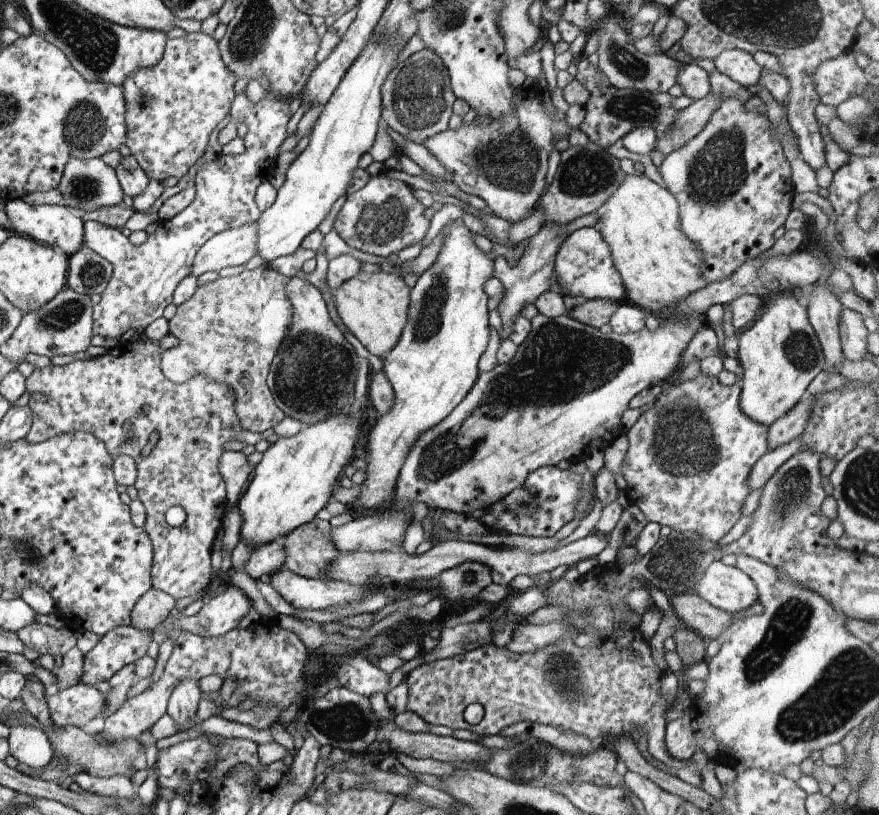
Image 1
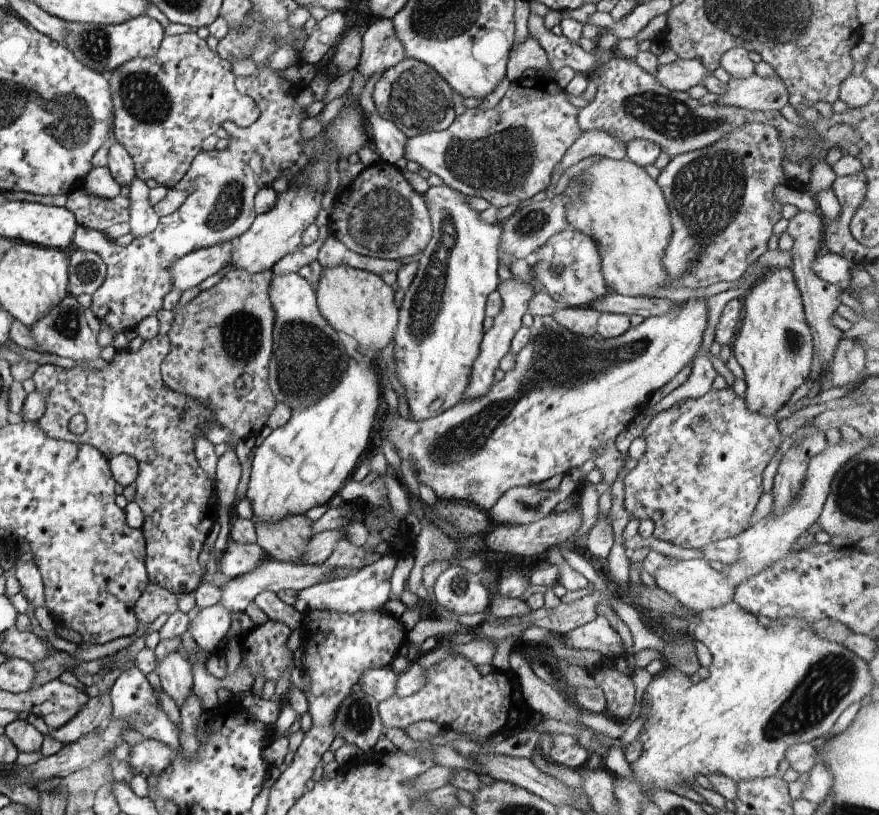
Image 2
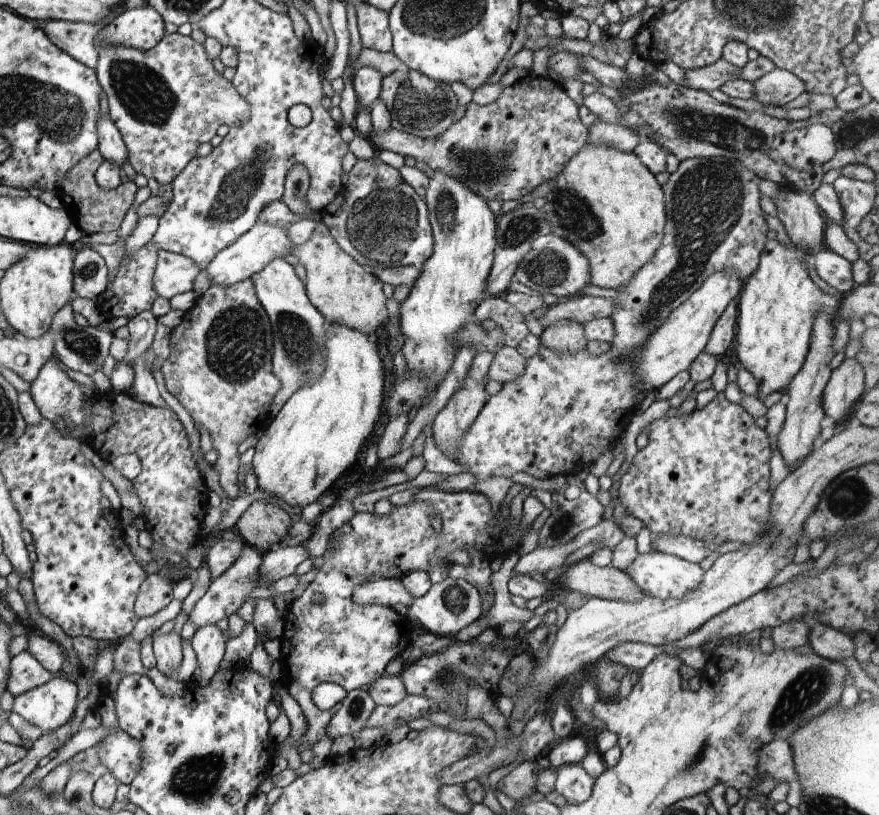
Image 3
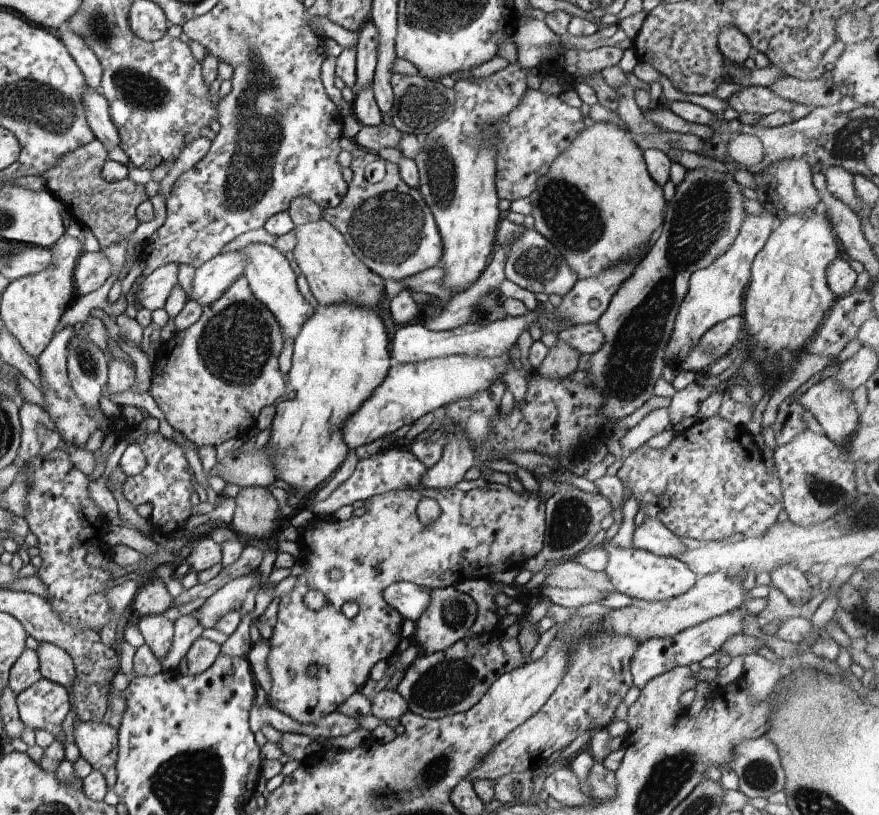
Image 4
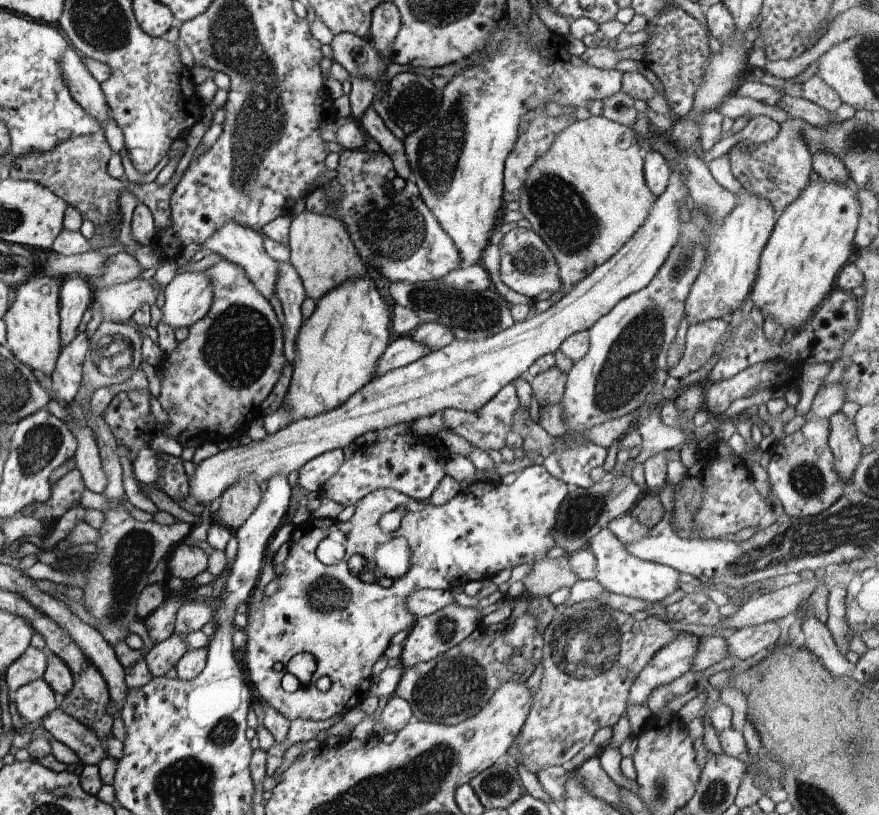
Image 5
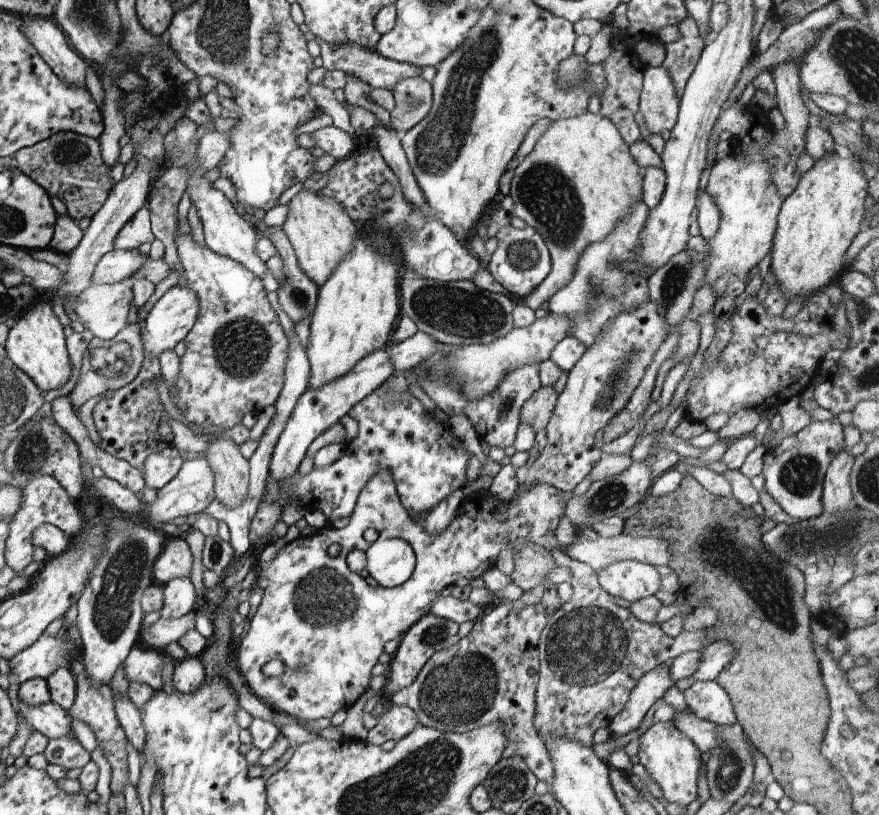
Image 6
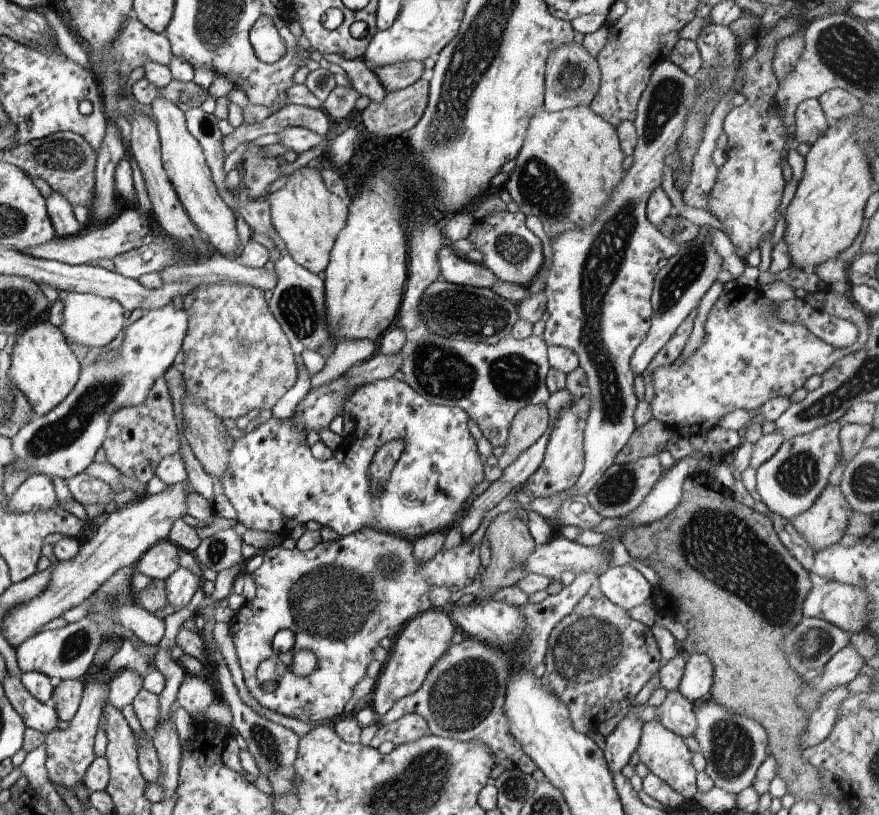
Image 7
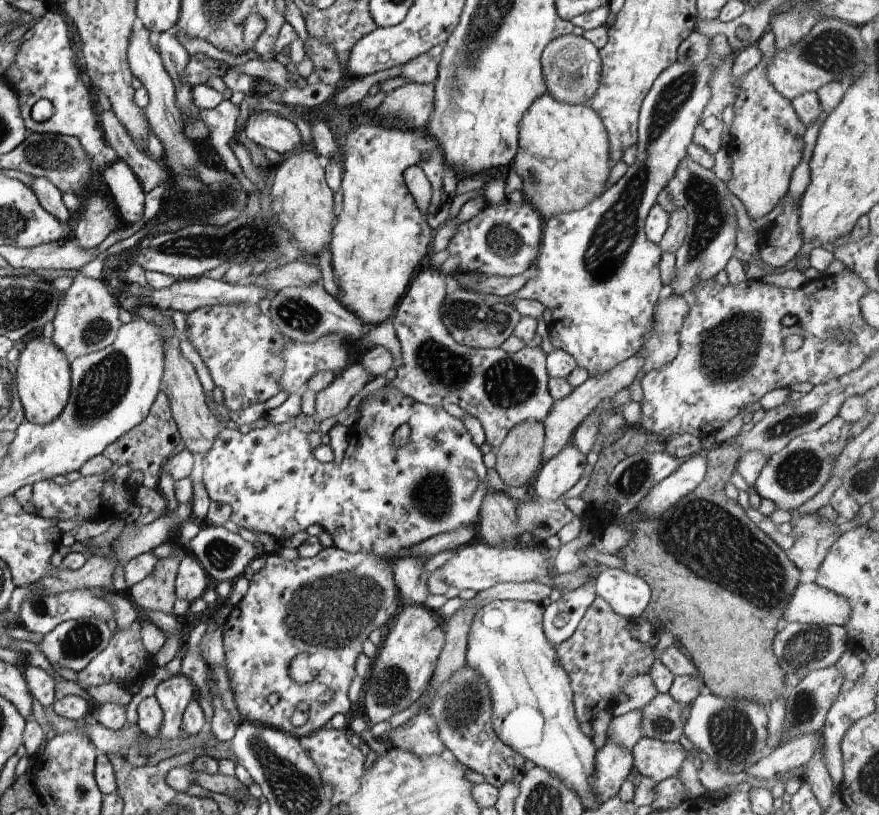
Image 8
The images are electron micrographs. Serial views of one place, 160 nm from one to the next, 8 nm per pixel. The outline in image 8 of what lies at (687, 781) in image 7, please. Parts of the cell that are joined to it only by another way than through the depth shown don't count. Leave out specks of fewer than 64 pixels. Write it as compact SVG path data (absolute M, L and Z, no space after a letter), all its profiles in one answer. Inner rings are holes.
M642 737L633 748L633 766L640 775L660 783L677 778L688 753L679 742L666 743L656 738Z

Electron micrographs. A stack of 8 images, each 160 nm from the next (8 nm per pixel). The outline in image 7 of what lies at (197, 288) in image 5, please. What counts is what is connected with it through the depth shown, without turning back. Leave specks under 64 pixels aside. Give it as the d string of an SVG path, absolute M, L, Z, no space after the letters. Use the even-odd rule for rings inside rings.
M174 304L152 309L140 320L126 325L120 348L102 360L85 363L73 392L68 394L54 411L42 417L35 416L11 438L14 462L5 468L14 468L26 476L45 475L72 479L86 470L103 447L110 416L120 408L134 408L144 404L150 388L173 365L181 350L188 328L188 314Z

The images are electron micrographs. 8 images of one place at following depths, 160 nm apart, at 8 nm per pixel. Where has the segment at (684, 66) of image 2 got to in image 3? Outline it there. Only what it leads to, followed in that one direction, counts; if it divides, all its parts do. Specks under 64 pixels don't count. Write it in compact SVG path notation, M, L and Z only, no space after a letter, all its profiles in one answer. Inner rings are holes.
M721 58L717 63L702 68L683 70L684 84L691 89L710 92L720 88L727 80L736 78L737 70Z

